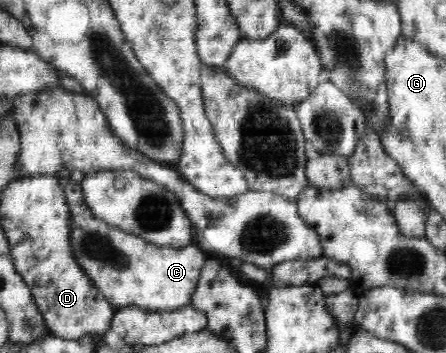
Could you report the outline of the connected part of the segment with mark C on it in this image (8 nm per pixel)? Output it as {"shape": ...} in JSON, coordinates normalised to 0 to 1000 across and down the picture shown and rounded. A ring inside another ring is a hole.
{"shape":[[[159,513],[143,530],[152,598],[157,598],[157,700],[170,745],[211,813],[220,819],[249,867],[258,875],[285,867],[312,867],[321,878],[383,881],[410,875],[428,861],[428,839],[437,824],[455,748],[466,734],[439,691],[424,691],[408,703],[354,697],[285,660],[229,620],[215,618],[195,586],[177,516]]]}

